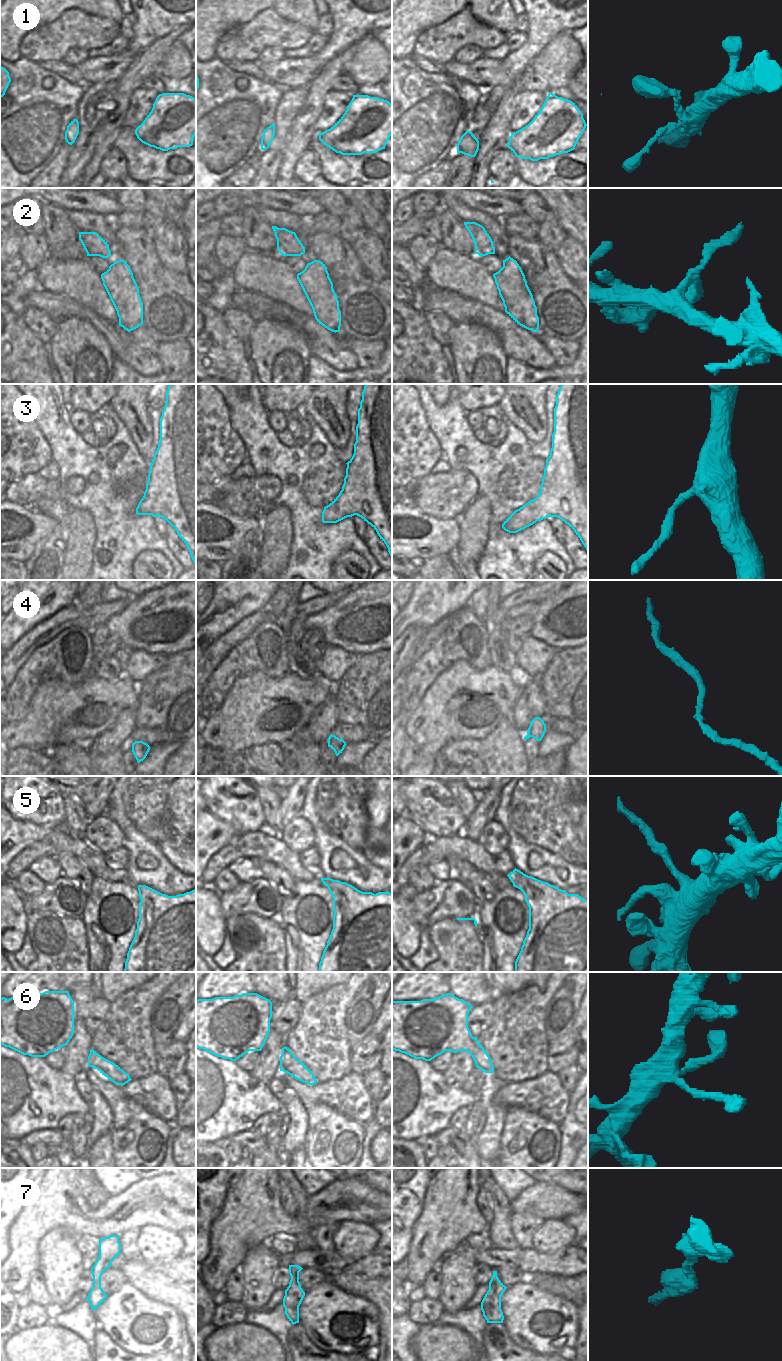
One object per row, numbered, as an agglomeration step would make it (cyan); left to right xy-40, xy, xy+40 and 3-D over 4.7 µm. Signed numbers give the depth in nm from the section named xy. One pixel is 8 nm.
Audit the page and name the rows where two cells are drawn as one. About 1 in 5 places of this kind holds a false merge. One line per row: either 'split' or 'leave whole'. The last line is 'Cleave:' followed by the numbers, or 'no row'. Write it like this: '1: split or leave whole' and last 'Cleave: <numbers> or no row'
1: leave whole
2: leave whole
3: split
4: leave whole
5: split
6: leave whole
7: leave whole
Cleave: 3, 5

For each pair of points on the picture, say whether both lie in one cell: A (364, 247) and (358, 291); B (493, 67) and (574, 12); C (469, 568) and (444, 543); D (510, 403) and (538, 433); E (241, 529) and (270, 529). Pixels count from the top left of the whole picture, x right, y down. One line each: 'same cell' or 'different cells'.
A: different cells
B: different cells
C: different cells
D: same cell
E: different cells

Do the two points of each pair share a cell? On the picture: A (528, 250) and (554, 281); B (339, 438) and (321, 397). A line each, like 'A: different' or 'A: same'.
A: same
B: same

